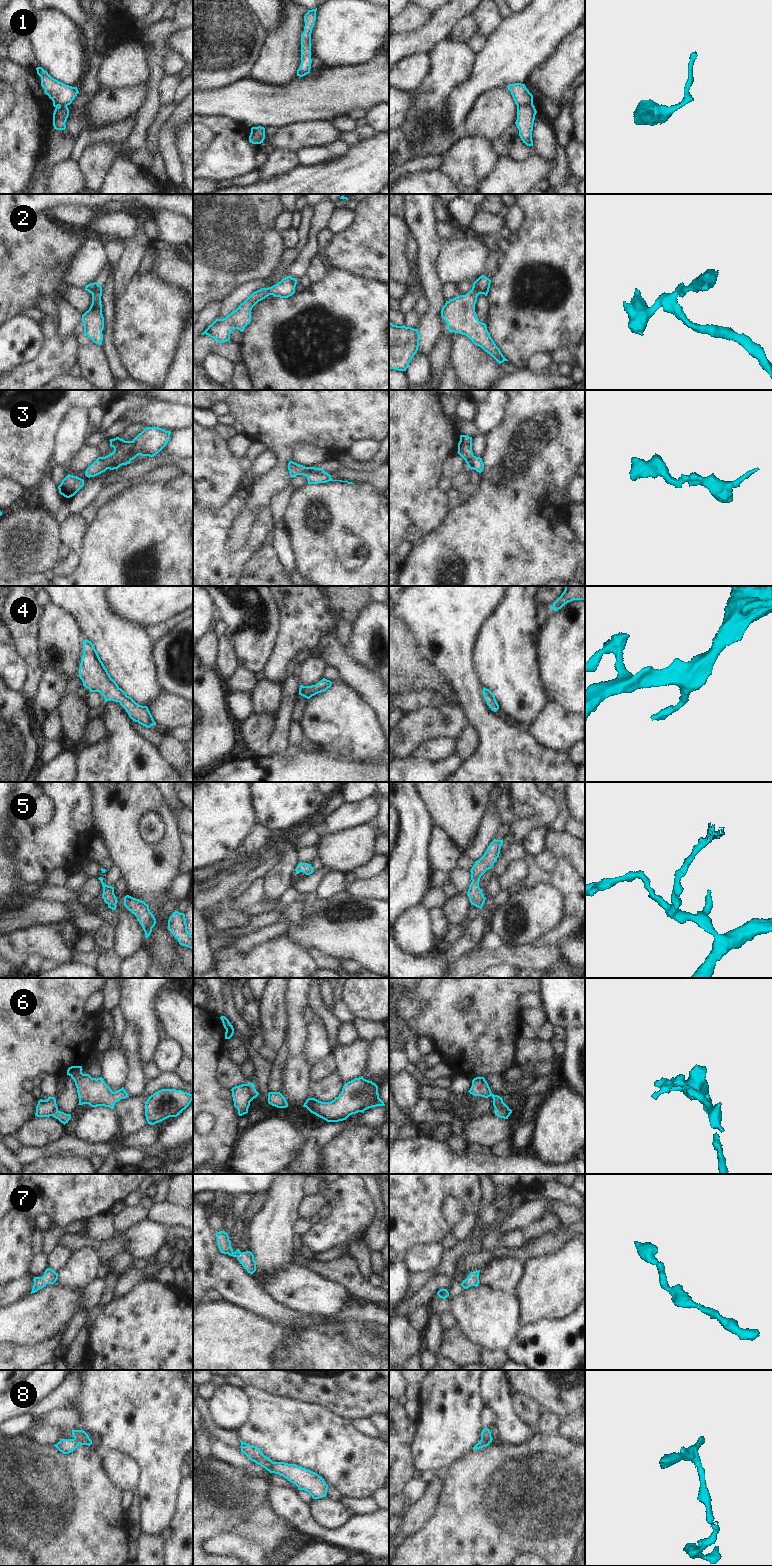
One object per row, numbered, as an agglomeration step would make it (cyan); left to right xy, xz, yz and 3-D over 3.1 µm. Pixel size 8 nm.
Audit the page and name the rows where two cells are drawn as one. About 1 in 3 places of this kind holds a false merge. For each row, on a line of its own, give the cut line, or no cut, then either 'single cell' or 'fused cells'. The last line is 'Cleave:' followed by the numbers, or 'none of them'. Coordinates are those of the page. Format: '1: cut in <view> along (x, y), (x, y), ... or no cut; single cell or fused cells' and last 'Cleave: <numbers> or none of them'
1: cut in yz along (532, 104), (522, 104), (517, 107); fused cells
2: cut in yz along (473, 285), (479, 293); fused cells
3: cut in xy along (132, 441), (132, 448), (120, 455), (110, 469); fused cells
4: no cut; single cell
5: no cut; single cell
6: cut in yz along (495, 1109), (506, 1111), (509, 1115); fused cells
7: no cut; single cell
8: cut in xz along (273, 1462), (272, 1468), (269, 1471); fused cells
Cleave: 1, 2, 3, 6, 8

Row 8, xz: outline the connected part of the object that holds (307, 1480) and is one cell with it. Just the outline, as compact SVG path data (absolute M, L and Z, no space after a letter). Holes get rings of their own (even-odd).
M273 1462L270 1473L283 1476L285 1479L294 1483L298 1490L307 1491L313 1499L326 1497L328 1485L317 1473L285 1462Z

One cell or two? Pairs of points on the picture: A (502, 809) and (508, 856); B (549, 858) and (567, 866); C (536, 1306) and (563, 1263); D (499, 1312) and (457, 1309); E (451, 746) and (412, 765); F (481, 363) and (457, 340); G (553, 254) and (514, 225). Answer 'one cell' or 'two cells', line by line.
A: two cells
B: two cells
C: one cell
D: one cell
E: two cells
F: one cell
G: two cells

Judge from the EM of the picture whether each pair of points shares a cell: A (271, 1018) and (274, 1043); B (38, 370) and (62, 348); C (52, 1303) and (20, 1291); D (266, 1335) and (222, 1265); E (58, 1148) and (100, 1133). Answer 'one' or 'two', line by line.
A: one
B: one
C: two
D: two
E: two

